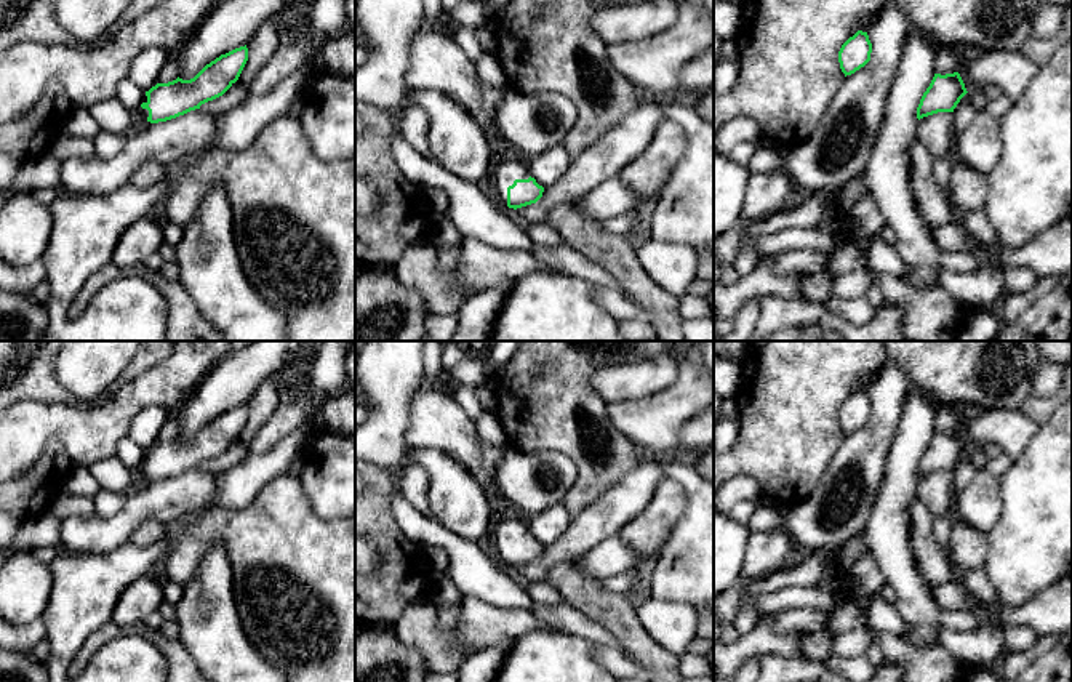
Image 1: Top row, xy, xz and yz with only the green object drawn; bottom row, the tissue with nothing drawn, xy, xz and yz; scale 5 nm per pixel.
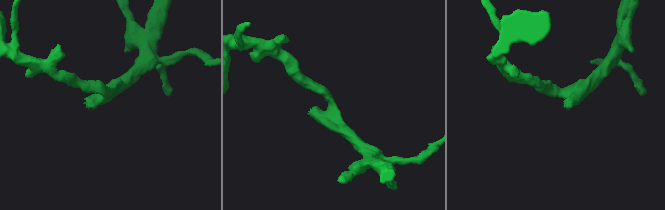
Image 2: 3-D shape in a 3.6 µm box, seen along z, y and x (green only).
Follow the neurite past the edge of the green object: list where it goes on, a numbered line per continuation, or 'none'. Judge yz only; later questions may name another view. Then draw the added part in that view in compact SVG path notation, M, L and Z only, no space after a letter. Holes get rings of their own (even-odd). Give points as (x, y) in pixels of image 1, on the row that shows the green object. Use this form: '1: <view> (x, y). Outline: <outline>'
none

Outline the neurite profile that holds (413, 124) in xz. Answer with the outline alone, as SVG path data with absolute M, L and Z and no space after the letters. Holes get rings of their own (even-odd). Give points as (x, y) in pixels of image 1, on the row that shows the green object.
M414 102L408 106L395 118L397 133L419 154L432 158L429 150L429 117Z

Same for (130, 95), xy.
M123 78L118 83L115 98L130 110L138 112L144 101L146 91L142 91L131 78Z

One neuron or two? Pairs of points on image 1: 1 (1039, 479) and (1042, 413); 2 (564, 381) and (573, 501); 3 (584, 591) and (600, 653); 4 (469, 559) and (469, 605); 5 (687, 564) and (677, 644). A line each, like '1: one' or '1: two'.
1: two
2: one
3: two
4: two
5: two

